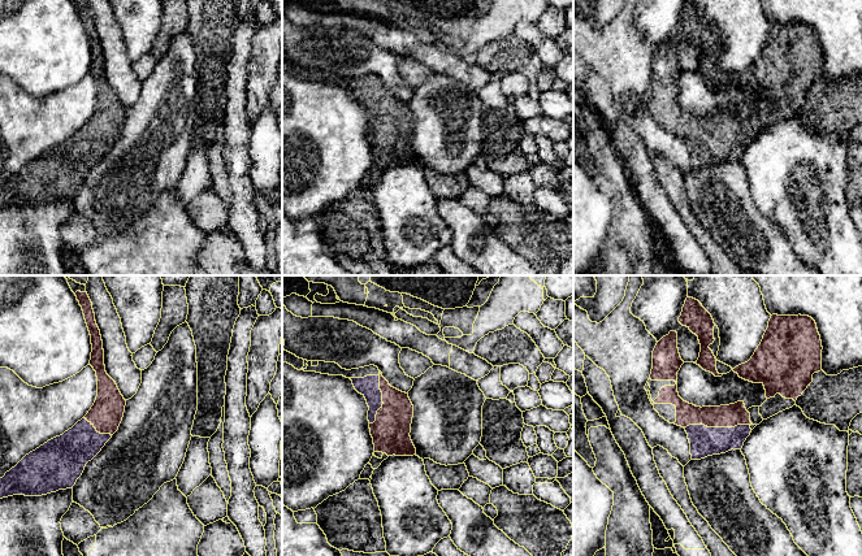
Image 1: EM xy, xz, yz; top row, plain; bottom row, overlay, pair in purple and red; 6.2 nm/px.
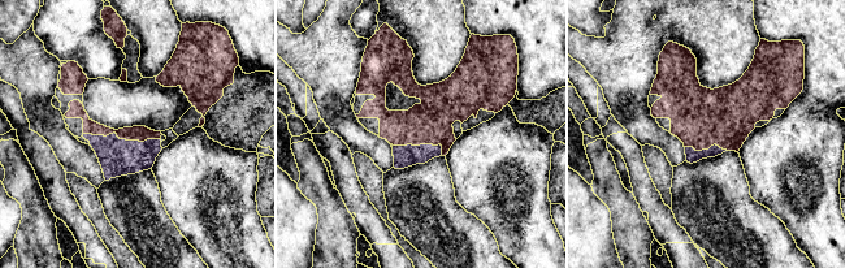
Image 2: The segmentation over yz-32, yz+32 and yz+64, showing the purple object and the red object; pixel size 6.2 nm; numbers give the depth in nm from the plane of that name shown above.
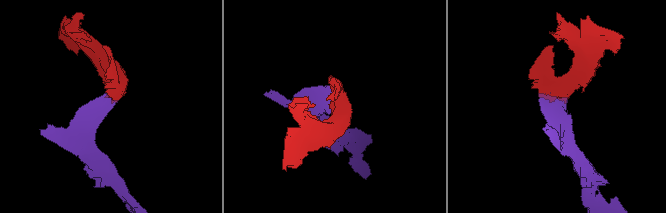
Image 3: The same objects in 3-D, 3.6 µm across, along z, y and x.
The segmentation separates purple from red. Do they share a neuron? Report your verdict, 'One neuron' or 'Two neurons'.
One neuron

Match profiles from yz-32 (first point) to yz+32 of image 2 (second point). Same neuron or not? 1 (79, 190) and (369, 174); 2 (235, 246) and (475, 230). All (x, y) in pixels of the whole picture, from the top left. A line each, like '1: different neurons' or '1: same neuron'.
1: same neuron
2: different neurons

